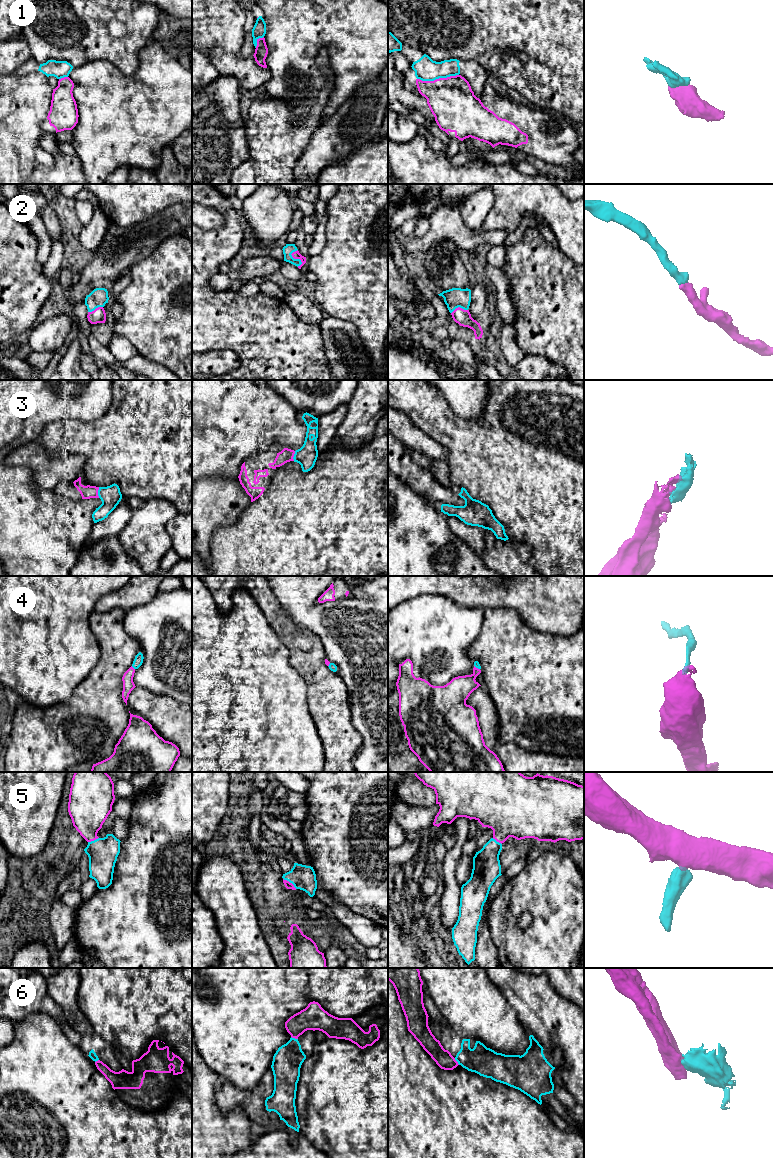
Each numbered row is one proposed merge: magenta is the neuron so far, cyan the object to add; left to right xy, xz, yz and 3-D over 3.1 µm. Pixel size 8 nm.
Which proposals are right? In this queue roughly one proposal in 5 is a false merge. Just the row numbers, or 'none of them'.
2, 3, 4, 5

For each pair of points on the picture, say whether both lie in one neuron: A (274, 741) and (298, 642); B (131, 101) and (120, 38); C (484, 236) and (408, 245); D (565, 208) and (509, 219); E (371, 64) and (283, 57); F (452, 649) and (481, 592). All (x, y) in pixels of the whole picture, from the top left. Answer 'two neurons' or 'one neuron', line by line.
A: two neurons
B: two neurons
C: one neuron
D: one neuron
E: one neuron
F: two neurons

